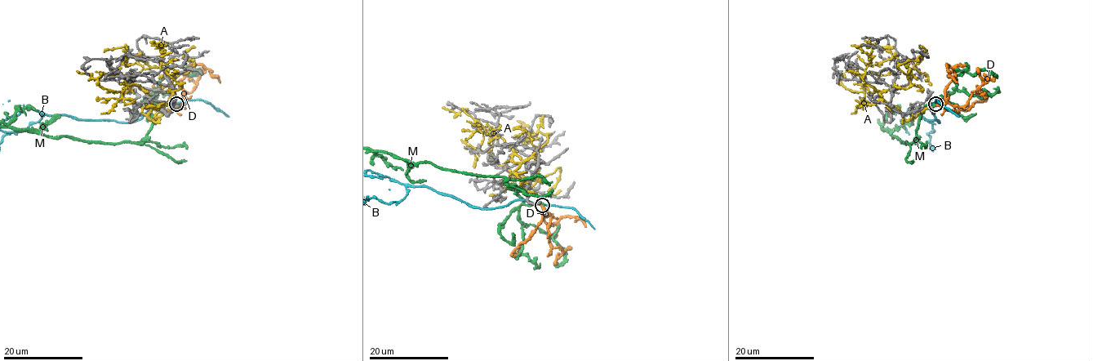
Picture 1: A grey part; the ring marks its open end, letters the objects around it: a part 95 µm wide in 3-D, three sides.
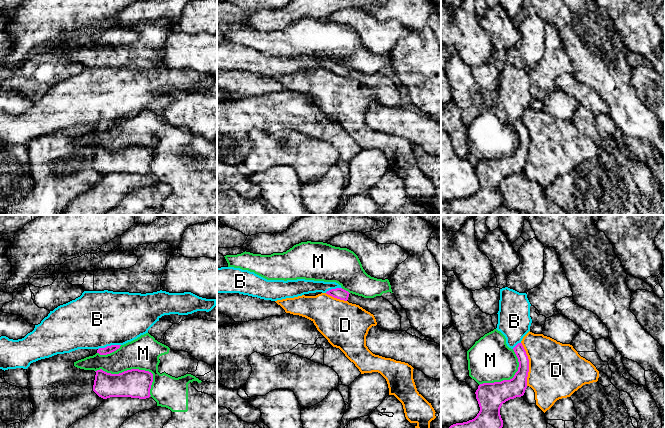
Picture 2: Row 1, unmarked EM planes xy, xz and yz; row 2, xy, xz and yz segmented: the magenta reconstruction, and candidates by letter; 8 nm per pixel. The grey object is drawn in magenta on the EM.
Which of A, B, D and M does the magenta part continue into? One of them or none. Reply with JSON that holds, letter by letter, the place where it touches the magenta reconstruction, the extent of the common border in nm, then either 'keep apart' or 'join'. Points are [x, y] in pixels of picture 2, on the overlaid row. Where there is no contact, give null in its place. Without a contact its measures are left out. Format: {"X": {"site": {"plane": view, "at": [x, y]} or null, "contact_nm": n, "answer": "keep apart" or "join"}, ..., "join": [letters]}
{"A": {"site": null, "answer": "keep apart"}, "B": {"site": {"plane": "xy", "at": [109, 346]}, "contact_nm": 190, "answer": "keep apart"}, "D": {"site": {"plane": "yz", "at": [528, 364]}, "contact_nm": 360, "answer": "keep apart"}, "M": {"site": {"plane": "xy", "at": [134, 369]}, "contact_nm": 500, "answer": "keep apart"}, "join": []}

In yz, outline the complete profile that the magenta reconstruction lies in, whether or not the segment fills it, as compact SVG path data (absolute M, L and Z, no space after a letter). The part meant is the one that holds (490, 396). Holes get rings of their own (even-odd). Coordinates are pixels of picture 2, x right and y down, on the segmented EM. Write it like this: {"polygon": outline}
{"polygon": "M522 343L513 348L519 362L518 371L510 380L483 383L476 390L476 399L480 411L477 416L463 423L456 423L449 428L502 428L503 420L500 408L503 403L524 395L527 388L529 359Z"}

